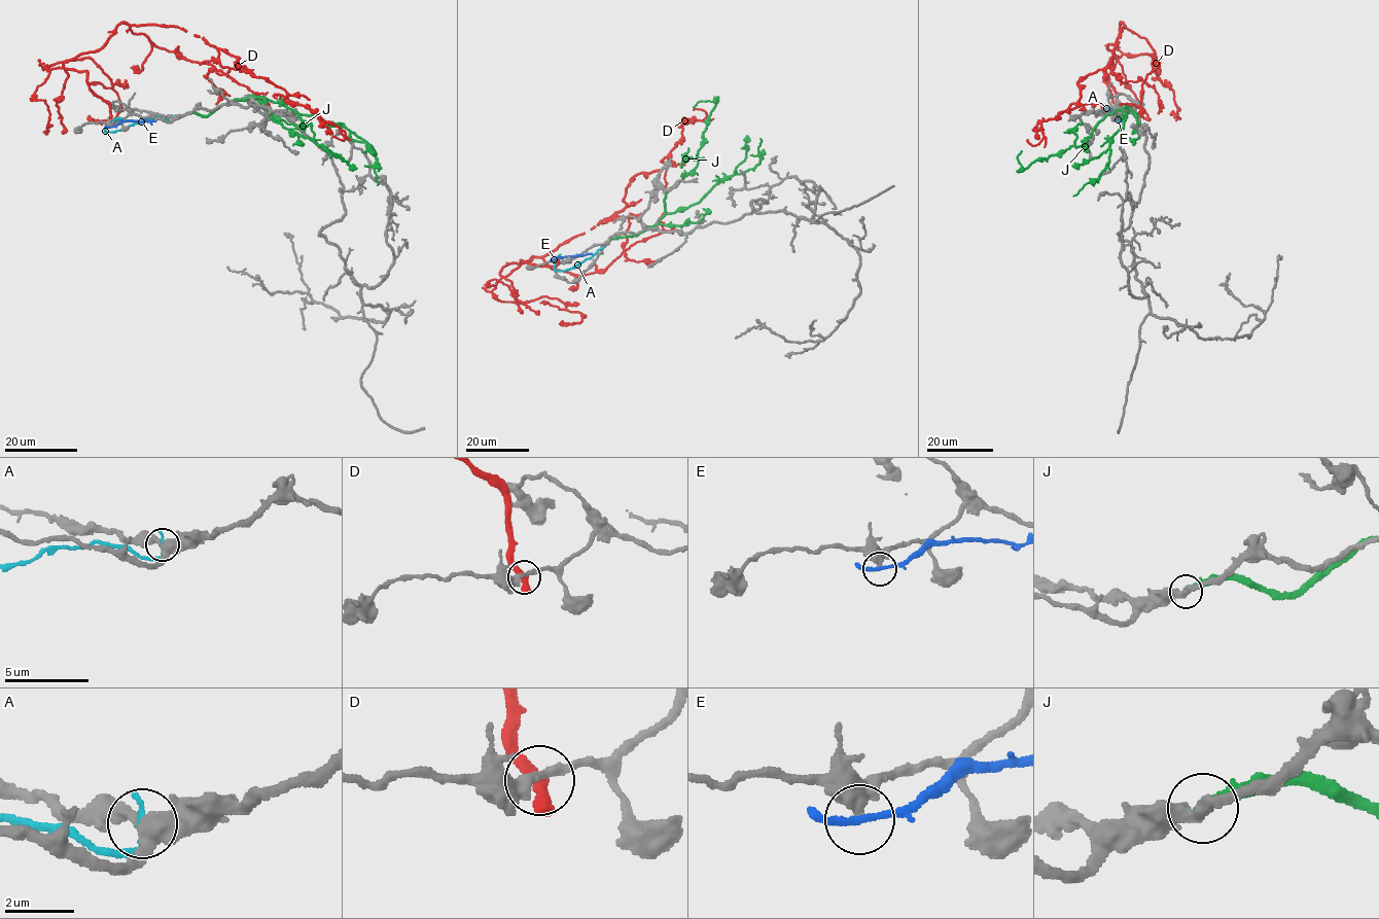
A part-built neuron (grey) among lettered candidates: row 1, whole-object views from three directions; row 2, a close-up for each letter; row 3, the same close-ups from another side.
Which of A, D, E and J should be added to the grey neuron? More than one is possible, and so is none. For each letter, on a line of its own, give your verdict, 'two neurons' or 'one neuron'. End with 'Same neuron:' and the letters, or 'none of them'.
A: two neurons
D: two neurons
E: two neurons
J: two neurons
Same neuron: none of them

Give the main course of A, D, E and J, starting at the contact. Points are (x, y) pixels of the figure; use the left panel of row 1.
A: (172, 117), (147, 118), (122, 130), (106, 132), (106, 124), (121, 117)
D: (113, 122), (86, 71), (63, 65), (98, 50), (126, 23), (225, 75), (225, 49), (344, 140), (332, 136)
E: (110, 127), (120, 121), (156, 121)
J: (183, 115), (209, 115), (235, 100), (261, 97), (270, 117), (299, 136), (314, 138), (329, 150)

